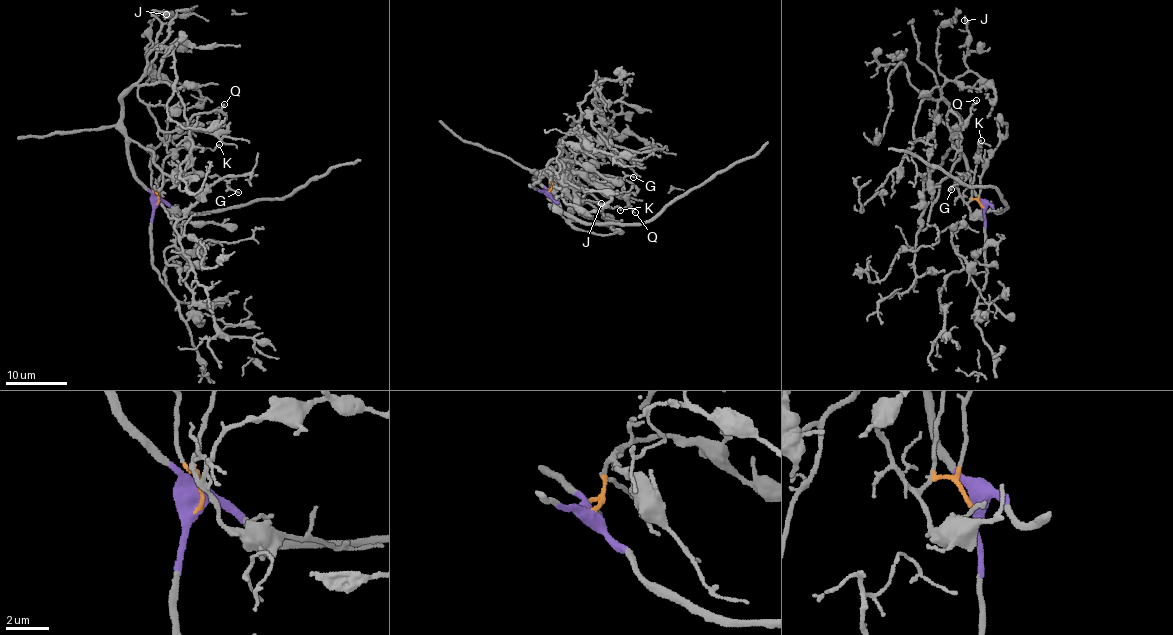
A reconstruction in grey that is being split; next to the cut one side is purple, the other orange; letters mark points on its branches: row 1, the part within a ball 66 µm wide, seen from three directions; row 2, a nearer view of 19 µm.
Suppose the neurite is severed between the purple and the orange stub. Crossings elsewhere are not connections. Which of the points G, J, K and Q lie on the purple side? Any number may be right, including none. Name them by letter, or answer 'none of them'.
J, Q

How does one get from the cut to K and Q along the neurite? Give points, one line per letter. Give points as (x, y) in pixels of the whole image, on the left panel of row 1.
K: (156, 205), (162, 161), (180, 148), (214, 150), (218, 144)
Q: (156, 205), (121, 129), (133, 85), (165, 132), (204, 113), (220, 111), (219, 123), (224, 104)

